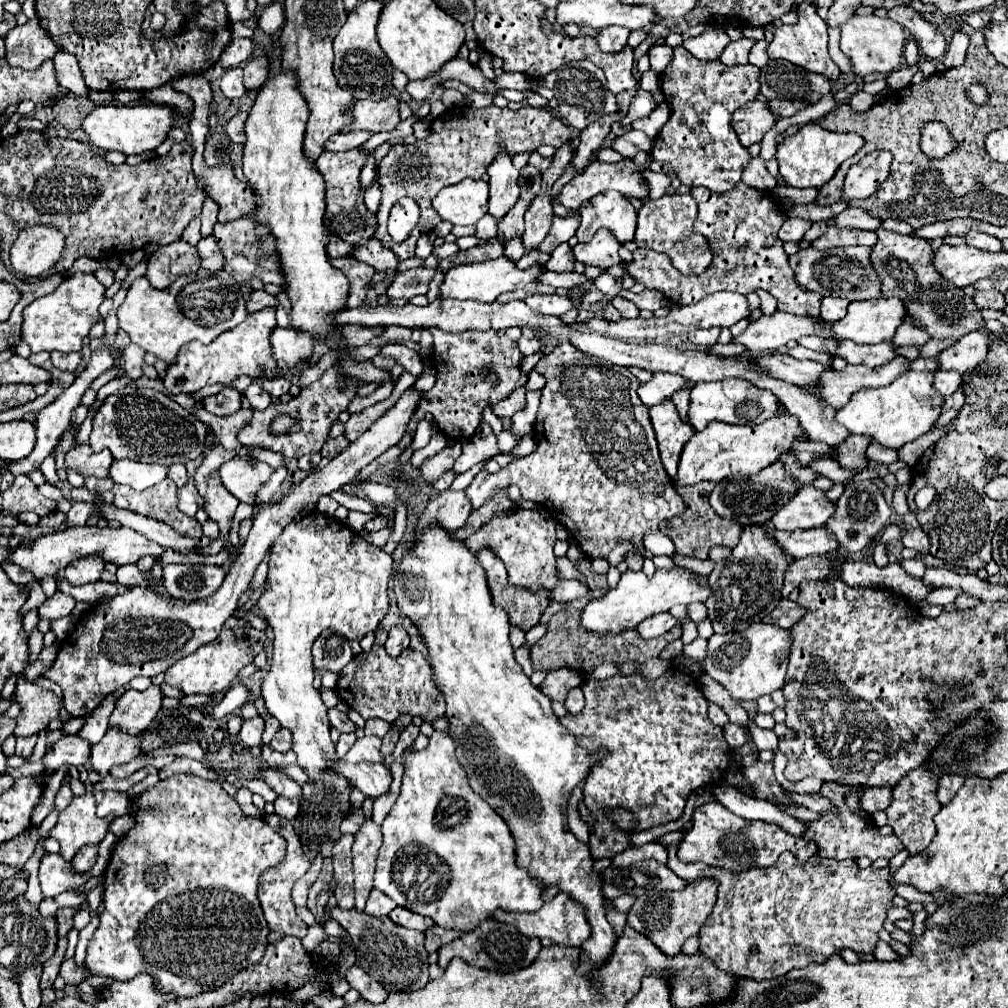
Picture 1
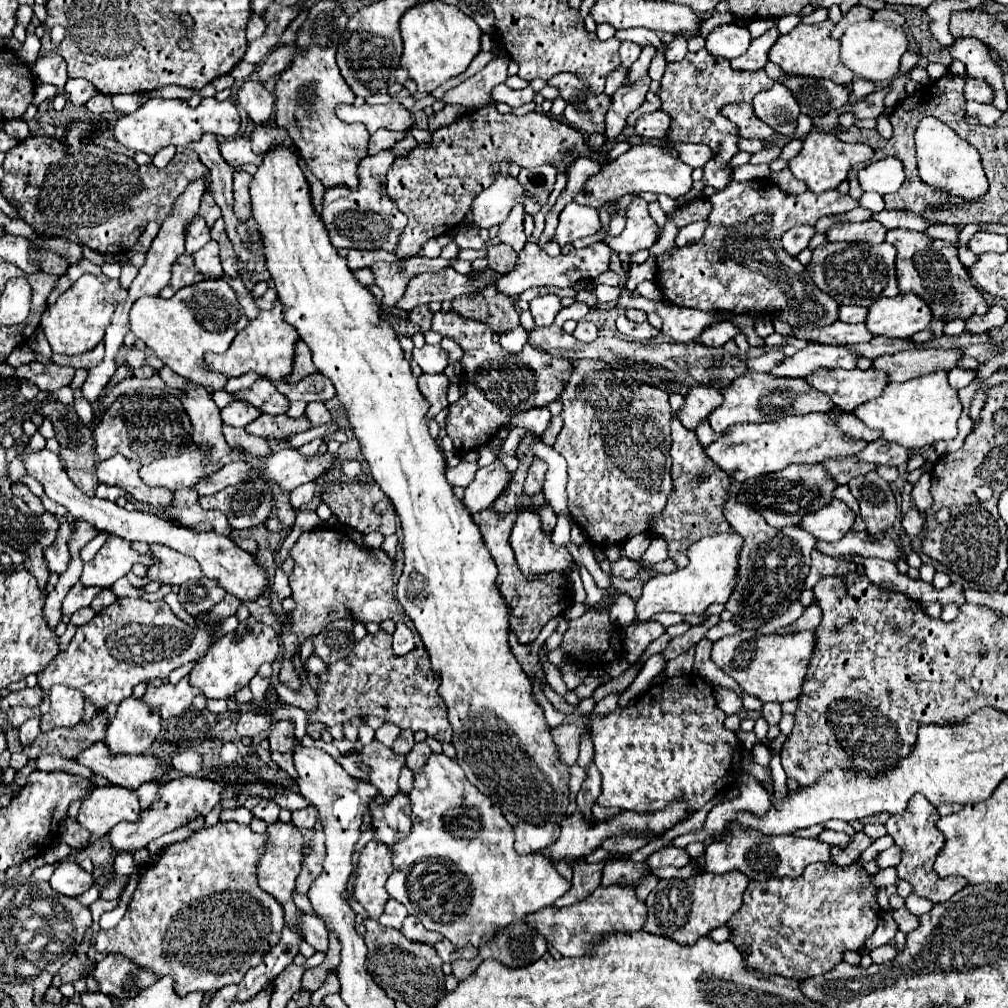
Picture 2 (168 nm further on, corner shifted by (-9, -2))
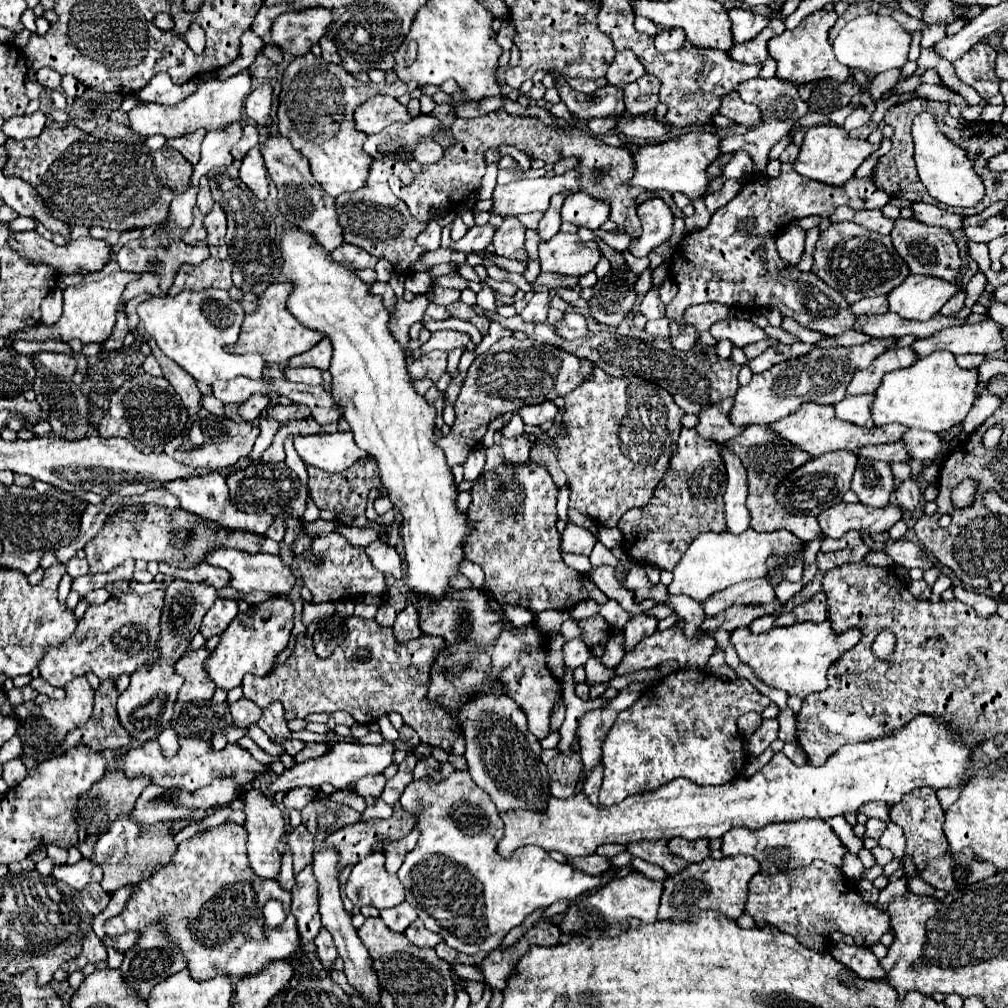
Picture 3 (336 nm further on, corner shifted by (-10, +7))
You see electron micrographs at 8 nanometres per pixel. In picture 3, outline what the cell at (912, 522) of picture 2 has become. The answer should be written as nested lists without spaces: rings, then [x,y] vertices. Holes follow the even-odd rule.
[[[905,480],[899,488],[897,488],[897,502],[901,506],[901,510],[917,510],[921,506],[921,488],[917,480]]]

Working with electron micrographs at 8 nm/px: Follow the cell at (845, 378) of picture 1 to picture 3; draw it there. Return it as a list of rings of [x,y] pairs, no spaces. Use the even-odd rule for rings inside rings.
[[[979,322],[973,326],[953,326],[945,328],[943,332],[937,332],[935,336],[915,340],[911,344],[917,358],[925,358],[935,350],[947,350],[957,354],[993,354],[1007,346],[1007,342],[1001,338],[1003,326],[989,322]]]

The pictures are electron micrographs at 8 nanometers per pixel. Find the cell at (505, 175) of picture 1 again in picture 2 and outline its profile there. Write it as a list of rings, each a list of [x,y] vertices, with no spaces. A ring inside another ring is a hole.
[[[518,205],[510,211],[508,219],[500,225],[500,231],[498,231],[500,243],[510,245],[516,253],[520,253],[522,245],[526,243],[526,235],[524,235],[524,229],[522,229],[522,219],[524,219],[524,209]]]

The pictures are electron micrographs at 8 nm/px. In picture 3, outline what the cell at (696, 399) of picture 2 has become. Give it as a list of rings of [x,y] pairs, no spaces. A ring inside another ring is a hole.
[[[725,398],[717,404],[711,404],[703,412],[699,412],[699,422],[695,426],[699,436],[715,440],[715,442],[723,442],[737,436],[737,432],[741,432],[743,428],[735,428],[727,420],[727,412],[731,410],[731,404],[733,404],[733,398]]]

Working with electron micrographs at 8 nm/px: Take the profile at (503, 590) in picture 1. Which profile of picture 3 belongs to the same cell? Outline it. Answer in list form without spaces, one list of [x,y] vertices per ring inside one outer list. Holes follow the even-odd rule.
[[[523,464],[519,468],[507,468],[499,466],[493,472],[485,474],[483,478],[475,480],[475,486],[471,488],[473,502],[467,510],[467,516],[471,516],[471,524],[475,524],[475,536],[467,542],[467,560],[479,564],[485,572],[487,588],[493,592],[493,596],[501,604],[511,606],[523,606],[535,616],[543,610],[569,610],[581,600],[593,598],[599,604],[607,602],[607,596],[589,580],[589,576],[565,566],[561,548],[559,548],[559,532],[555,528],[559,516],[557,516],[557,492],[559,488],[553,484],[549,472],[535,464]]]

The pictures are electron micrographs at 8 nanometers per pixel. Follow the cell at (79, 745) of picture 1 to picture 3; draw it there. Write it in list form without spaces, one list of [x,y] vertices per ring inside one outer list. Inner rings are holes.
[[[181,738],[181,748],[179,752],[171,758],[171,760],[165,760],[161,756],[161,748],[157,744],[157,740],[149,740],[137,748],[131,748],[127,750],[125,754],[117,756],[115,758],[115,768],[117,770],[123,770],[127,778],[141,778],[141,776],[147,776],[151,778],[153,784],[161,786],[161,788],[167,788],[167,790],[173,790],[173,788],[181,788],[181,790],[197,790],[197,788],[203,788],[207,784],[211,784],[213,780],[217,778],[223,778],[223,776],[231,776],[233,774],[233,768],[235,768],[235,778],[239,784],[243,786],[251,786],[257,778],[257,774],[263,774],[265,768],[261,762],[257,762],[249,750],[237,746],[237,744],[227,744],[223,750],[213,750],[211,744],[207,740],[201,740],[201,738]]]

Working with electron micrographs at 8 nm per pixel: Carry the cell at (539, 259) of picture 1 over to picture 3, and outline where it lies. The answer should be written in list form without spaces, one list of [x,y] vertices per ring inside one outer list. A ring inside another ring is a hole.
[[[559,194],[559,196],[551,198],[551,206],[547,208],[543,220],[539,222],[539,230],[537,230],[541,234],[541,240],[549,240],[559,232],[559,226],[561,226],[559,210],[561,210],[561,204],[565,198],[567,198],[567,194]]]

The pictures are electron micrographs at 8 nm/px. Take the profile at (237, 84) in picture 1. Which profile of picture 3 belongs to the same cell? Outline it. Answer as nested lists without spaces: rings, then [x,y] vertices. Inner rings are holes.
[[[261,84],[259,88],[251,90],[251,94],[245,100],[245,114],[255,120],[257,124],[271,124],[271,116],[269,116],[269,108],[271,108],[271,86],[269,84]]]

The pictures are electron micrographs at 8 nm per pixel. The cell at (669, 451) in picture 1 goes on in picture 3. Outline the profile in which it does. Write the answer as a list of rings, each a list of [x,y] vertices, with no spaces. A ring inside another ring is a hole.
[[[683,428],[669,468],[657,484],[649,504],[627,510],[619,520],[617,528],[625,536],[629,558],[671,572],[697,534],[727,530],[723,518],[725,482],[725,462],[719,454],[719,446],[701,438],[693,428]]]

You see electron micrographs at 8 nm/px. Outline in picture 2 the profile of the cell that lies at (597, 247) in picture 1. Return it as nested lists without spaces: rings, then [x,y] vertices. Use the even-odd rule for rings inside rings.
[[[526,243],[522,253],[518,255],[518,265],[510,273],[498,279],[496,289],[510,297],[518,297],[522,291],[530,287],[542,287],[542,285],[572,287],[576,281],[594,281],[598,275],[608,271],[608,263],[610,263],[610,249],[606,243],[594,243],[584,249],[572,249],[570,253],[566,255],[560,253],[558,257],[548,257],[538,243]]]

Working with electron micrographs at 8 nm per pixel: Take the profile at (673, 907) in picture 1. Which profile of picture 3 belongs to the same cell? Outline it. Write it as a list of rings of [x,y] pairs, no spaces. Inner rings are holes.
[[[733,856],[713,860],[707,858],[699,864],[689,864],[681,872],[663,880],[663,894],[659,904],[659,920],[687,920],[701,910],[717,910],[735,920],[743,914],[747,896],[747,882],[759,872],[759,862],[751,856]]]

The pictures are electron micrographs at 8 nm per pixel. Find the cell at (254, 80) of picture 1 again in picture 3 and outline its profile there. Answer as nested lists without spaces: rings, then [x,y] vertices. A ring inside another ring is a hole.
[[[309,8],[303,12],[281,14],[271,28],[273,42],[293,56],[303,56],[317,44],[331,22],[331,12],[327,8]]]

